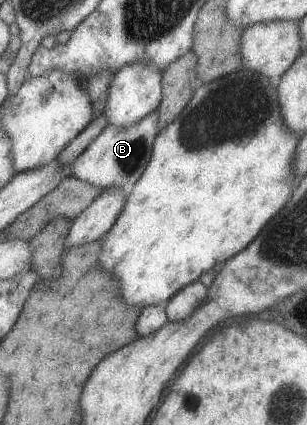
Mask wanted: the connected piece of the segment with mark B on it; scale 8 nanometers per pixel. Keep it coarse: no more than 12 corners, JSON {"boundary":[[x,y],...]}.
{"boundary":[[158,110],[106,124],[71,175],[128,195],[150,161]]}

